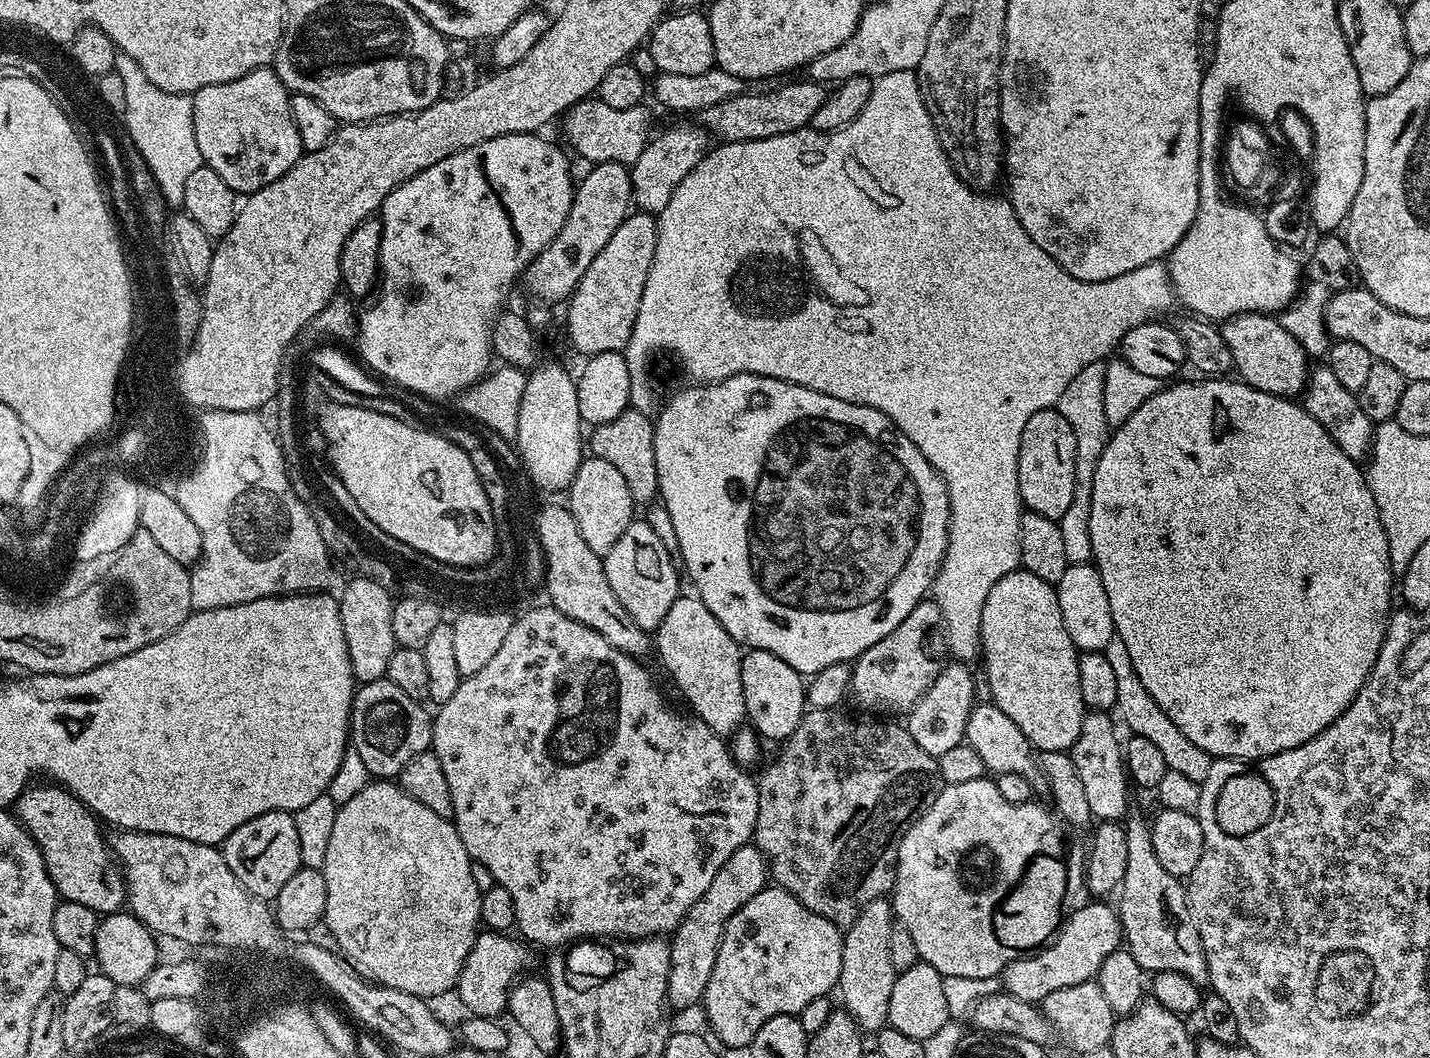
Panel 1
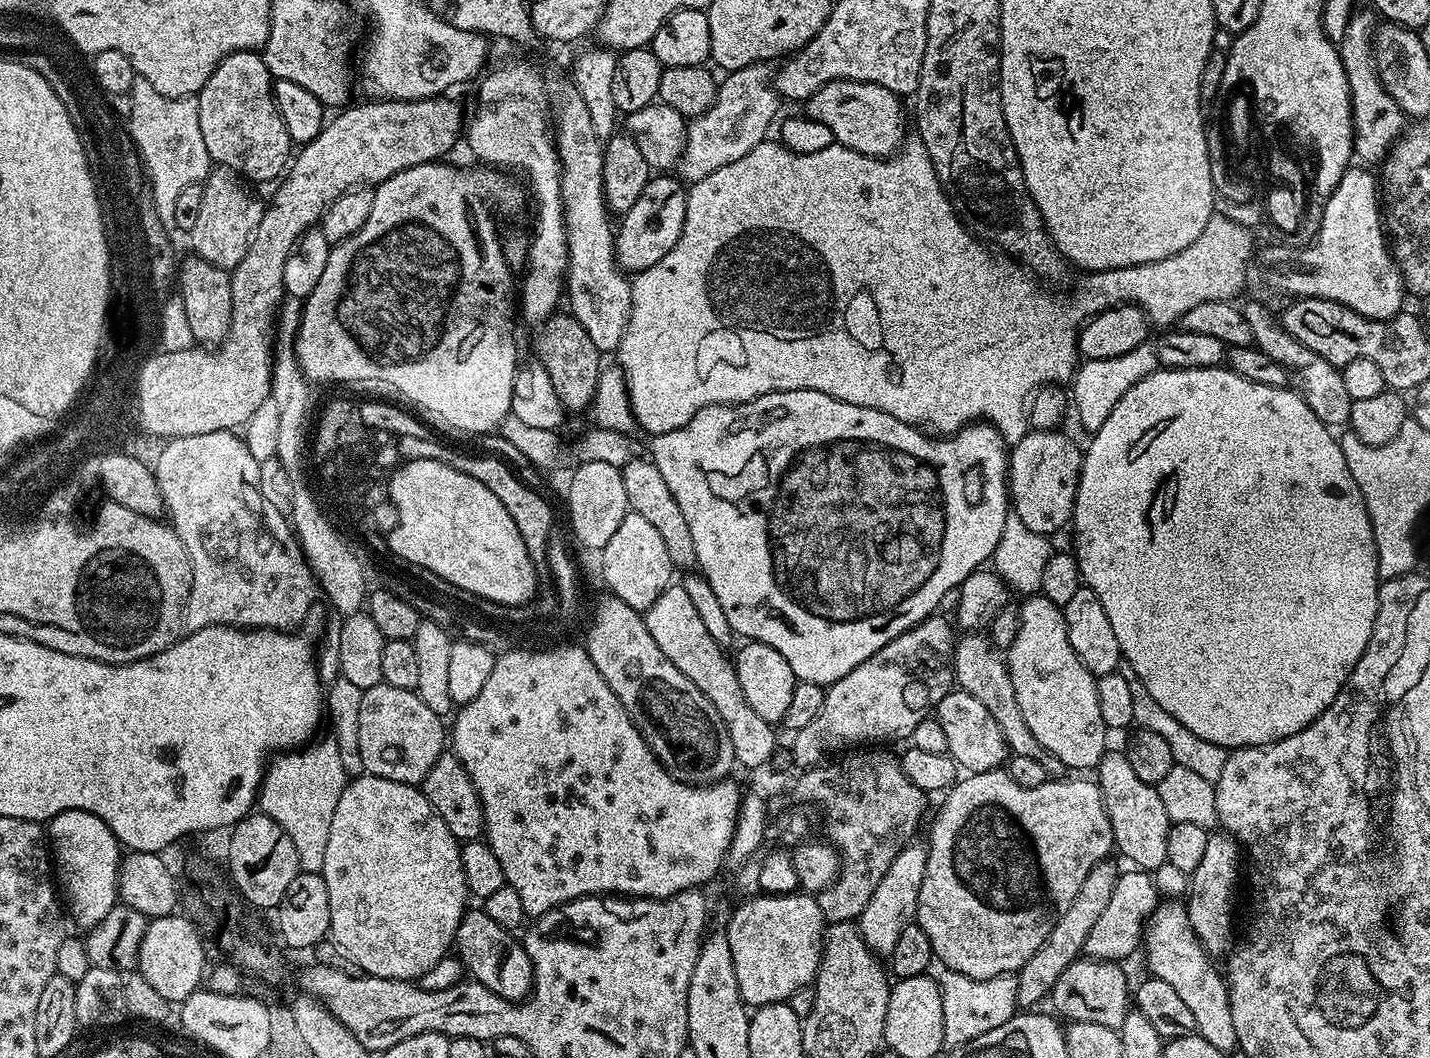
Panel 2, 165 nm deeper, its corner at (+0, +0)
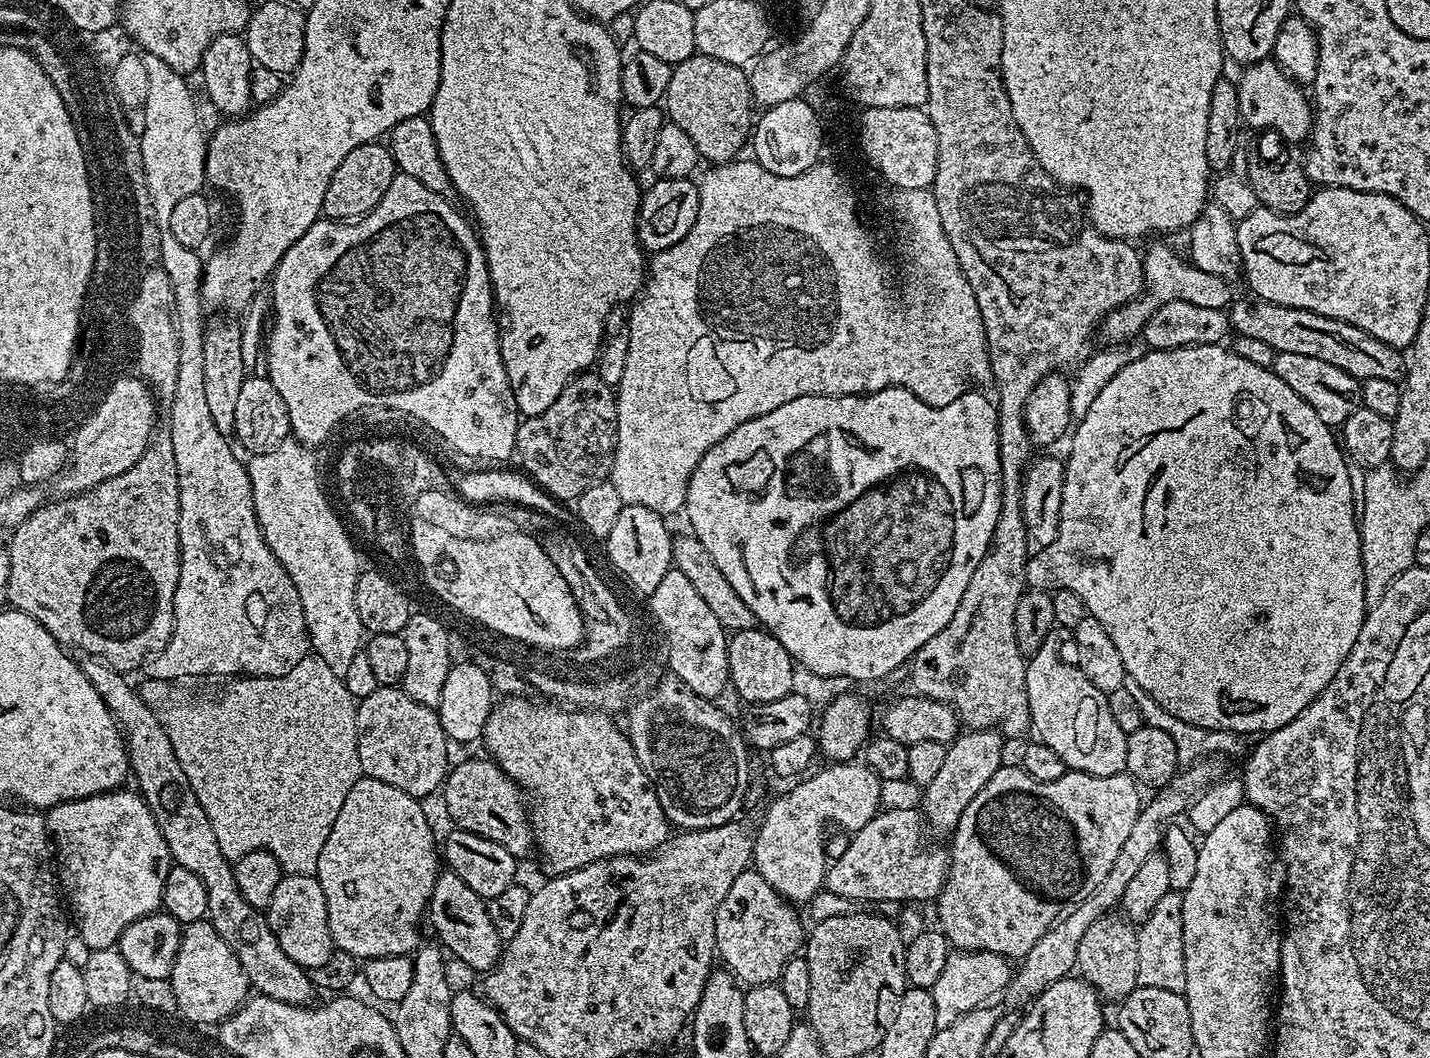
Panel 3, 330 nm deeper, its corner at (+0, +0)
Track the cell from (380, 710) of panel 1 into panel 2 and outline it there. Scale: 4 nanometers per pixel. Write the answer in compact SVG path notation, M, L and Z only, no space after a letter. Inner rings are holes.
M381 682L365 688L362 694L362 711L358 717L358 750L362 750L362 766L367 775L420 786L426 774L430 774L430 766L434 766L434 762L438 762L438 758L446 751L446 724L441 716L434 714L434 710L426 707L426 702L422 702L416 692L398 690L398 686Z

